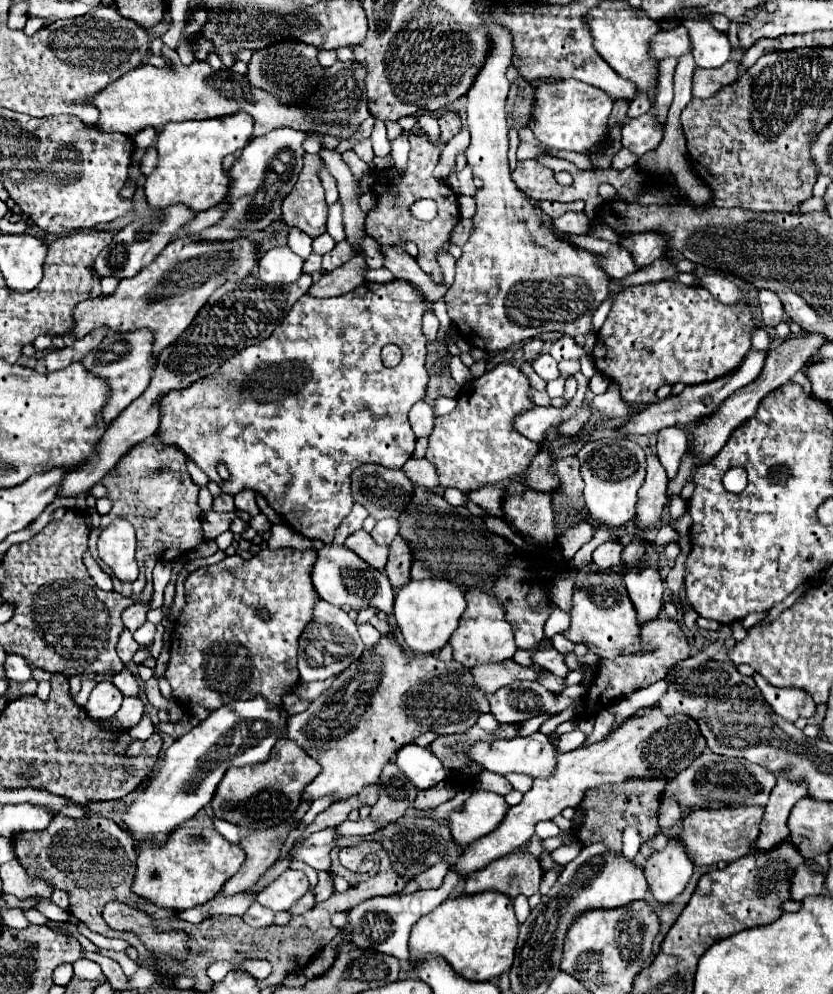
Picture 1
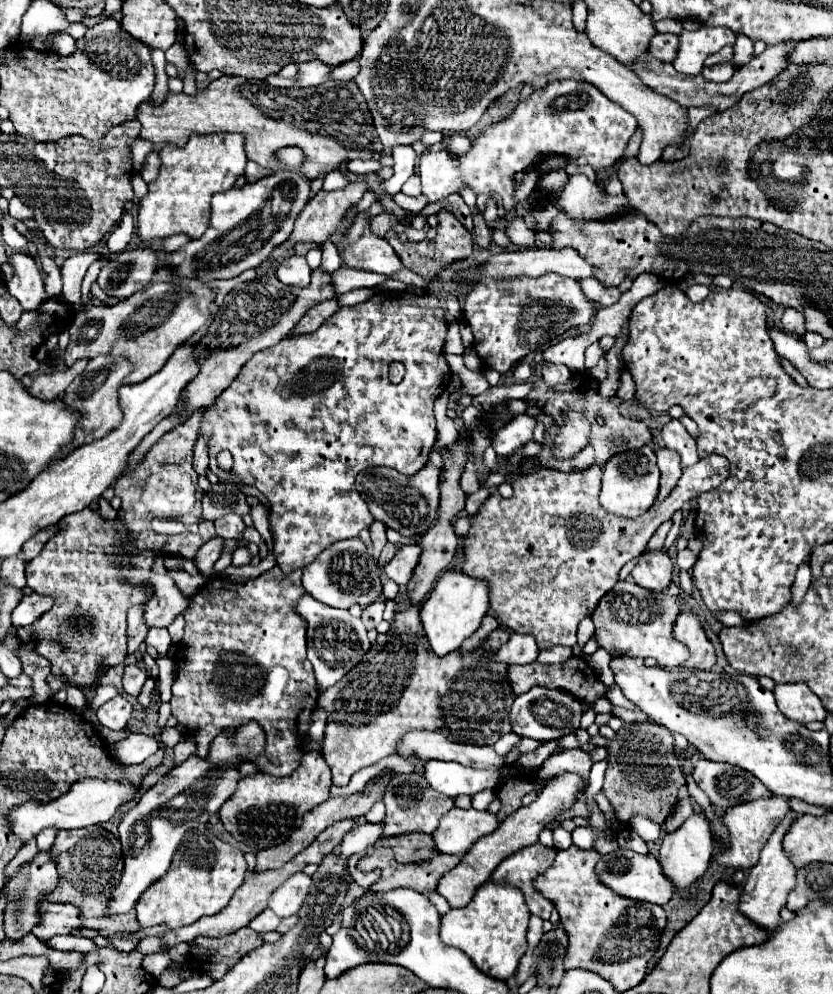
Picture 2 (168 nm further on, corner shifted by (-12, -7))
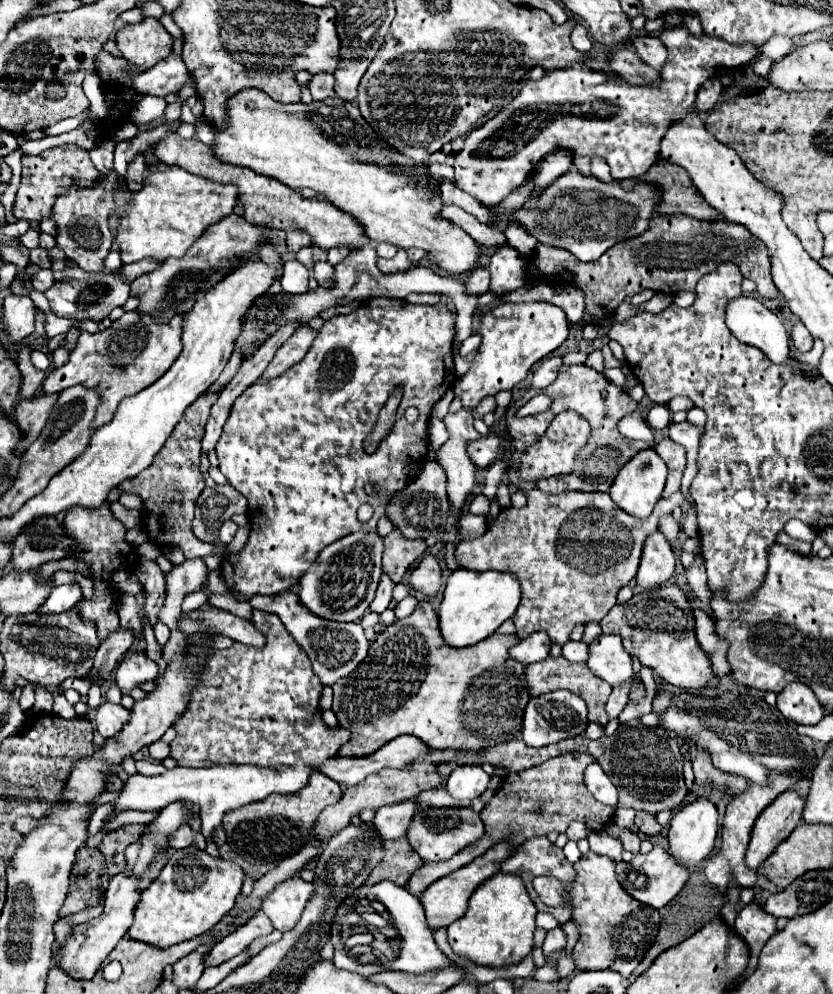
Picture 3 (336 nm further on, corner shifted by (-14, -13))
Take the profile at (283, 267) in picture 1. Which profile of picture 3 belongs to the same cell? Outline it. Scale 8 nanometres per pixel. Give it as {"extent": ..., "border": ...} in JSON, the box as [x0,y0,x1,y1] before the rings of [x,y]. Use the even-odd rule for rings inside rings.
{"extent":[282,260,308,294],"border":[[[298,260],[284,262],[284,274],[282,274],[282,288],[288,294],[302,294],[308,292],[308,268],[300,264]]]}

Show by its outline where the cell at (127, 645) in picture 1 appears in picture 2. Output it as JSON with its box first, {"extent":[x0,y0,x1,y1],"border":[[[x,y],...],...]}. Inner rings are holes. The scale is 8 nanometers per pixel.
{"extent":[128,606,148,654],"border":[[[130,606],[128,610],[128,652],[134,654],[140,644],[146,640],[148,624],[144,622],[144,610],[146,606]]]}

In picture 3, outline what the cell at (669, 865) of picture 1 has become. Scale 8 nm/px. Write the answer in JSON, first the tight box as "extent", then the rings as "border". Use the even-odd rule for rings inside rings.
{"extent":[668,798,718,868],"border":[[[698,798],[690,804],[686,804],[680,812],[674,814],[670,820],[670,832],[668,832],[668,854],[676,858],[676,862],[692,868],[700,866],[712,852],[716,844],[718,834],[718,810],[708,798]]]}

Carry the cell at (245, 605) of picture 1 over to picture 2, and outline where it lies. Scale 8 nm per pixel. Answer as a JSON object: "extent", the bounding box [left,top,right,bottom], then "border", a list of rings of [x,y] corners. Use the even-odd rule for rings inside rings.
{"extent":[170,566,322,776],"border":[[[274,566],[270,572],[240,584],[226,578],[210,578],[192,598],[190,610],[184,614],[186,628],[178,646],[178,676],[172,686],[170,706],[178,724],[194,736],[196,756],[206,756],[212,740],[222,730],[236,730],[252,720],[266,732],[264,752],[246,758],[256,764],[258,772],[288,776],[300,766],[304,754],[322,752],[322,740],[312,740],[308,734],[320,690],[306,658],[306,624],[294,614],[298,598],[306,594],[300,584],[300,572],[282,574]]]}

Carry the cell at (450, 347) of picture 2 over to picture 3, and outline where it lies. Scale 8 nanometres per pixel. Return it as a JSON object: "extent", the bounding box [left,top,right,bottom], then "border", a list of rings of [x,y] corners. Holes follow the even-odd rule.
{"extent":[234,242,480,356],"border":[[[368,242],[364,248],[360,250],[352,250],[336,268],[334,268],[334,280],[332,286],[318,286],[312,292],[306,294],[288,294],[288,292],[280,292],[280,294],[270,294],[266,292],[264,296],[258,296],[252,306],[248,308],[246,316],[244,316],[244,324],[242,324],[242,332],[236,338],[234,350],[238,350],[242,356],[248,356],[252,350],[258,350],[258,342],[268,340],[270,336],[274,336],[284,324],[288,322],[298,322],[298,324],[308,324],[310,320],[318,318],[324,310],[334,308],[334,306],[346,306],[354,300],[368,300],[368,298],[376,298],[376,296],[386,296],[386,298],[406,298],[410,292],[440,292],[452,298],[452,302],[456,304],[456,322],[454,344],[462,344],[470,334],[472,334],[472,314],[476,310],[476,302],[480,294],[472,294],[466,288],[466,282],[460,280],[458,276],[452,274],[436,274],[430,268],[410,268],[406,272],[398,272],[398,274],[382,274],[376,266],[376,244]]]}

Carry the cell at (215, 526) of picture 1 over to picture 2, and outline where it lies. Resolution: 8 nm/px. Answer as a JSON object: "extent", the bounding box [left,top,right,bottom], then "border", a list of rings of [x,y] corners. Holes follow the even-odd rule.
{"extent":[194,538,224,576],"border":[[[212,538],[210,542],[206,542],[194,556],[194,566],[202,576],[218,576],[214,570],[214,562],[220,558],[220,548],[222,548],[224,540],[222,538]]]}

